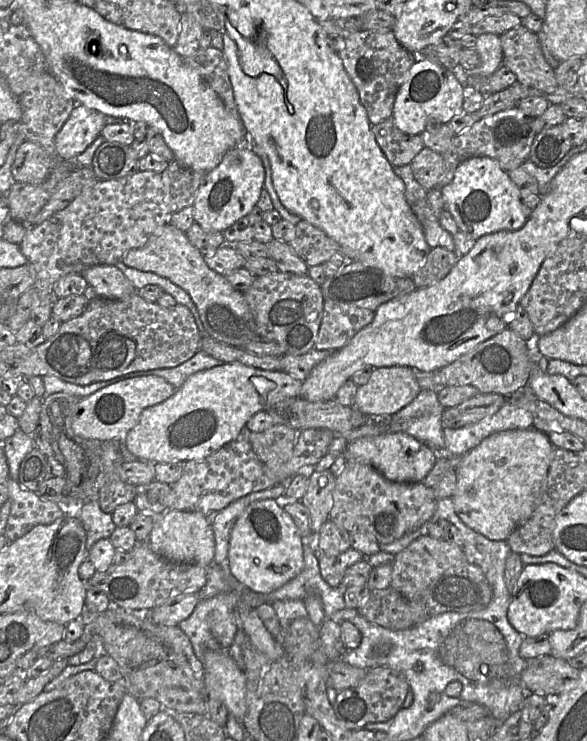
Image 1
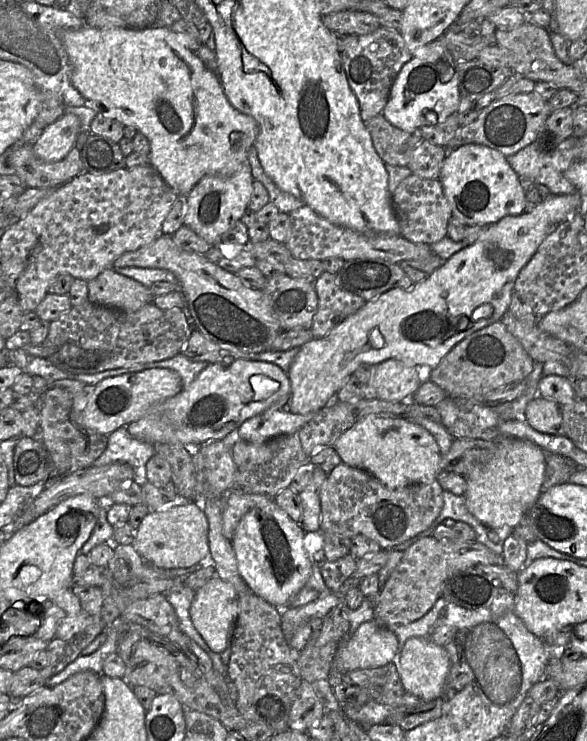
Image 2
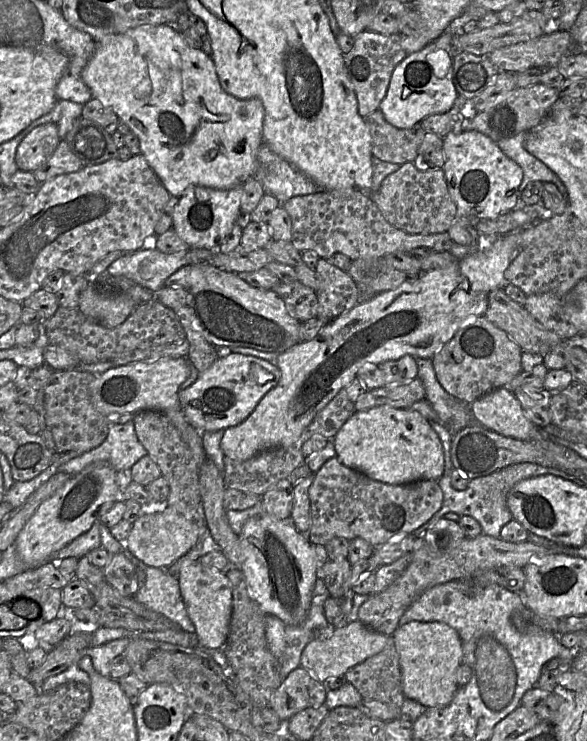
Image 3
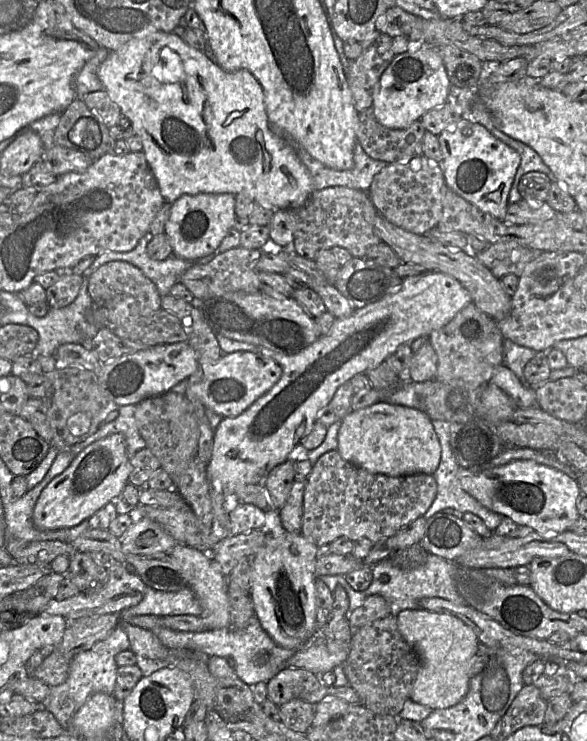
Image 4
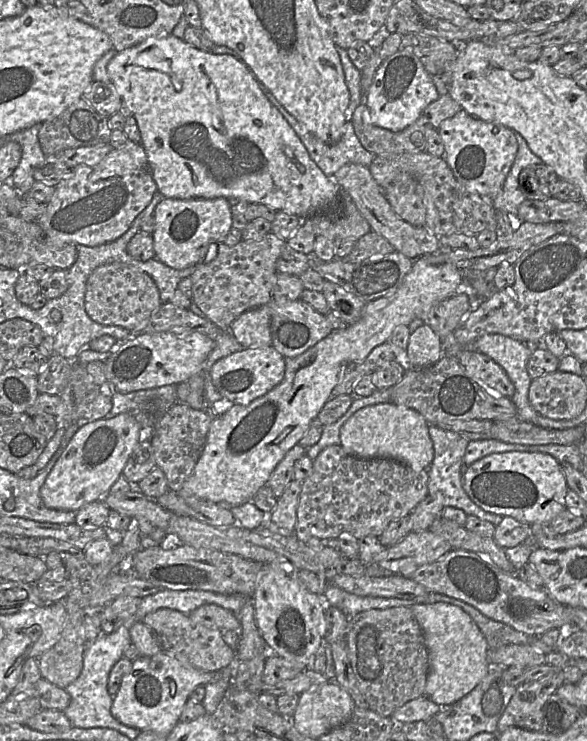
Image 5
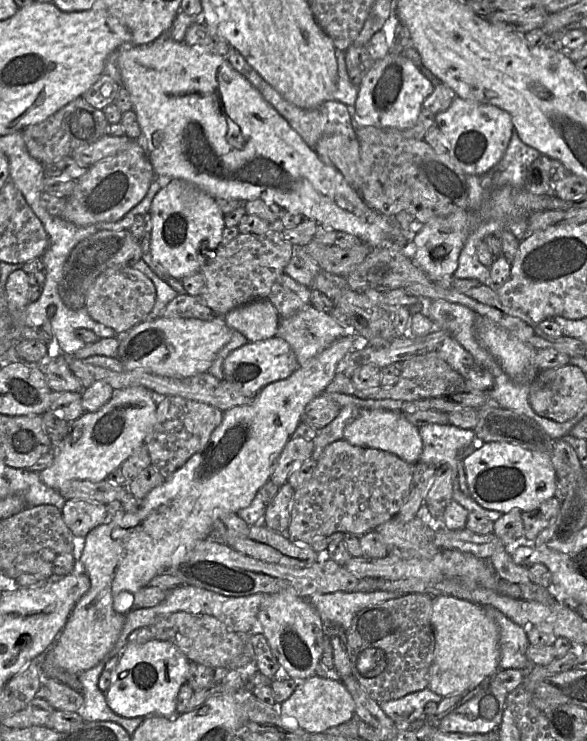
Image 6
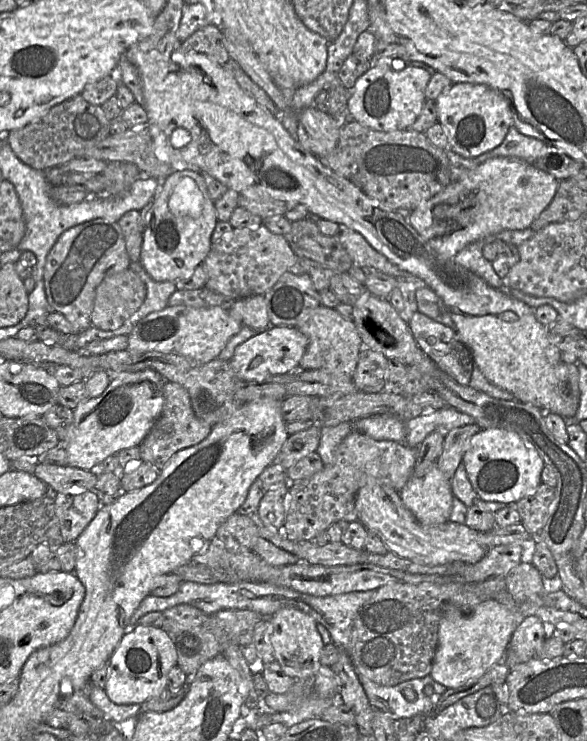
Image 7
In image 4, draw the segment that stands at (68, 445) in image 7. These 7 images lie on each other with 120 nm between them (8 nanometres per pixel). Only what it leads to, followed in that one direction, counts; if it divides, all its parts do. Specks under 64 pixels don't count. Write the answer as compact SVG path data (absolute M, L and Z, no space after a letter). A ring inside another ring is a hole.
M111 434L94 441L73 459L67 469L52 479L41 492L32 515L33 524L42 531L71 528L88 520L99 509L114 502L128 484L130 459L123 435Z

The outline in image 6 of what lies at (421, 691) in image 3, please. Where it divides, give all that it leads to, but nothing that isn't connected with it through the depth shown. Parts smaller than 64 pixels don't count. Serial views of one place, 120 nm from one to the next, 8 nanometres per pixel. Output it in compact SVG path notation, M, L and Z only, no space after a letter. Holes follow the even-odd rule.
M449 595L434 597L431 624L435 657L428 687L434 693L441 697L458 695L480 685L500 669L499 629L482 606Z

